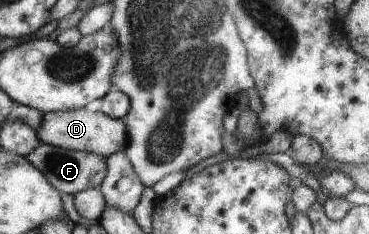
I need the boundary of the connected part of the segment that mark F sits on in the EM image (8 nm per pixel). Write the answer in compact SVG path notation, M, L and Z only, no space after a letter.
M39 142L37 147L25 157L58 192L67 193L67 195L74 195L89 188L97 188L106 176L106 158L91 152L66 150Z

